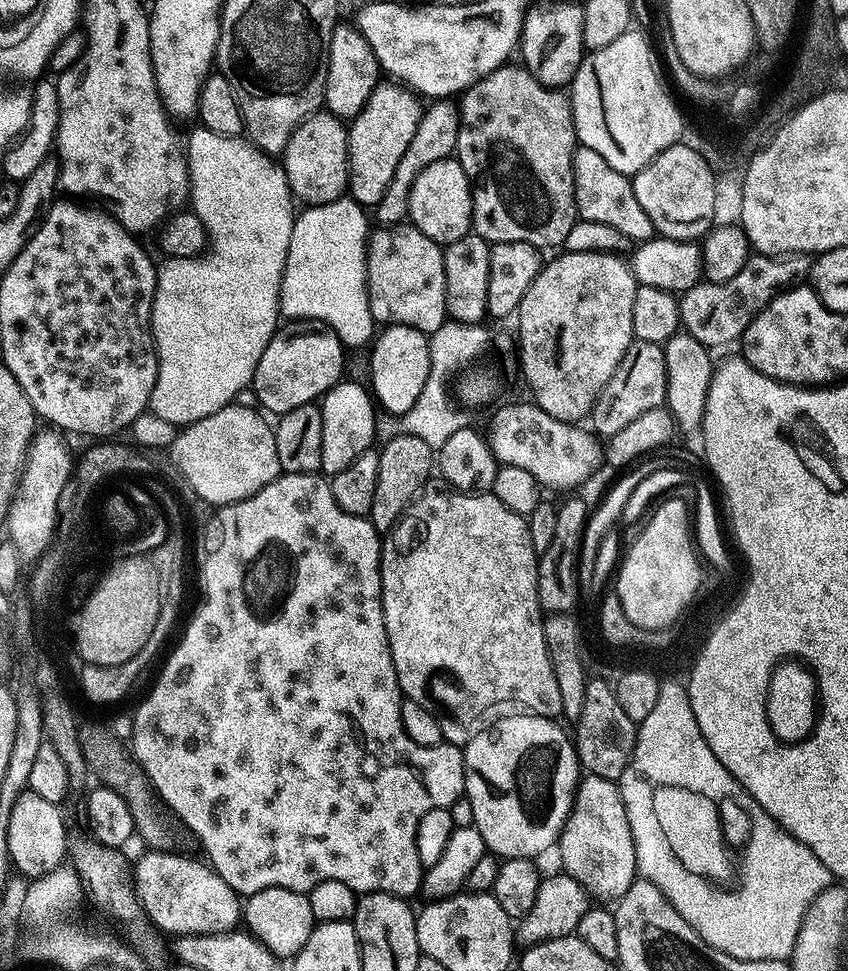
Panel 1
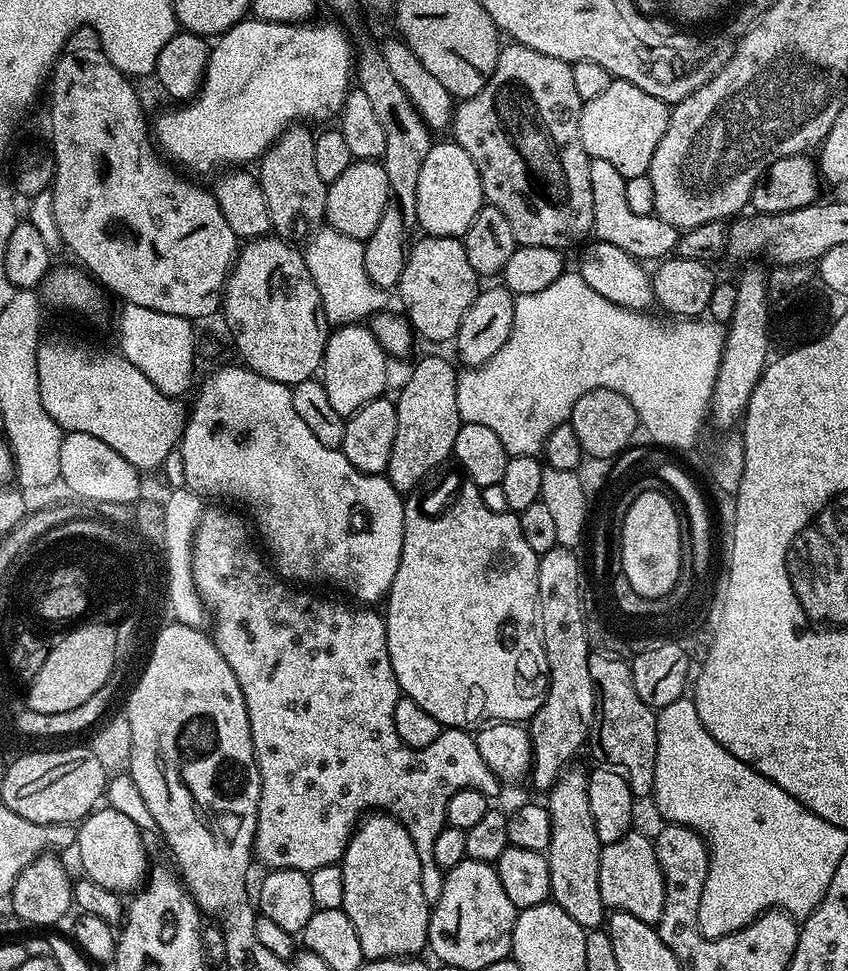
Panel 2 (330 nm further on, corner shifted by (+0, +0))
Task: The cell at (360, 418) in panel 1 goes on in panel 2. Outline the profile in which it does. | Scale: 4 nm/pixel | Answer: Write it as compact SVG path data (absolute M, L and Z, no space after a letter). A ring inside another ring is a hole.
M358 323L333 327L324 351L322 383L334 410L347 418L371 400L381 399L388 384L388 362L389 357L368 326Z

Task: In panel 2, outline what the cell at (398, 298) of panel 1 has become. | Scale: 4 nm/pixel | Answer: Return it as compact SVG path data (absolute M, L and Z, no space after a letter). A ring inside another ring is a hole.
M427 234L421 235L421 237L416 245L413 243L408 249L406 266L402 270L402 278L398 285L400 300L404 303L402 312L408 323L411 324L413 333L419 339L421 336L422 339L433 340L436 344L442 343L443 340L452 342L455 341L458 334L458 326L462 326L462 318L466 318L466 310L470 310L470 306L474 302L478 291L478 285L476 285L478 277L474 266L470 266L469 260L466 258L463 239L455 236L430 236Z

